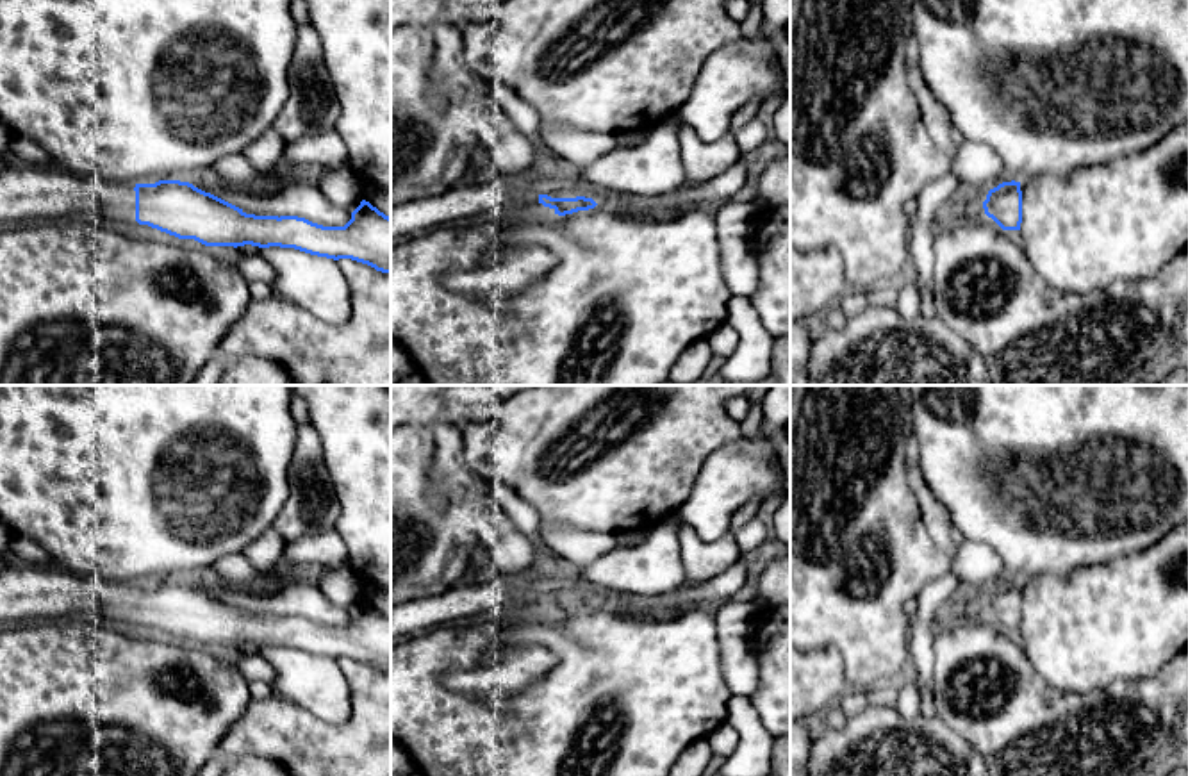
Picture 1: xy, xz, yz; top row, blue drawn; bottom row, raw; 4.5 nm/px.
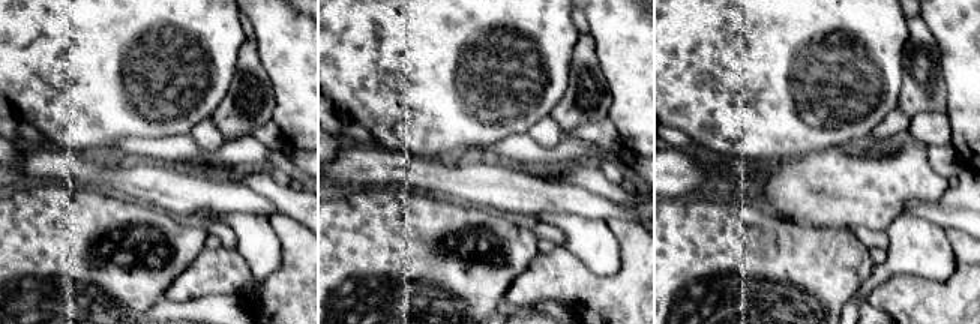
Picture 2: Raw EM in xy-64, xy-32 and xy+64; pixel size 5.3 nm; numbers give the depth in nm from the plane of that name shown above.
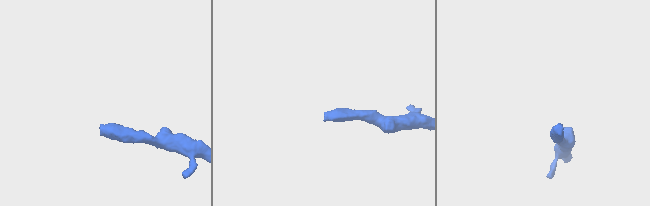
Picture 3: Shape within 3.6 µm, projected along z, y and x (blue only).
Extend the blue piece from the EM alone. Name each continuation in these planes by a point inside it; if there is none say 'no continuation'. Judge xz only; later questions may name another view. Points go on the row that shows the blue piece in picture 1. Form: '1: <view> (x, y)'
1: xz (493, 197)

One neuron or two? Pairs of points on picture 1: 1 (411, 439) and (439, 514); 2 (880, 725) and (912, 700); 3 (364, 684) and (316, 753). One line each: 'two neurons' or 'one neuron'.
1: one neuron
2: two neurons
3: one neuron

